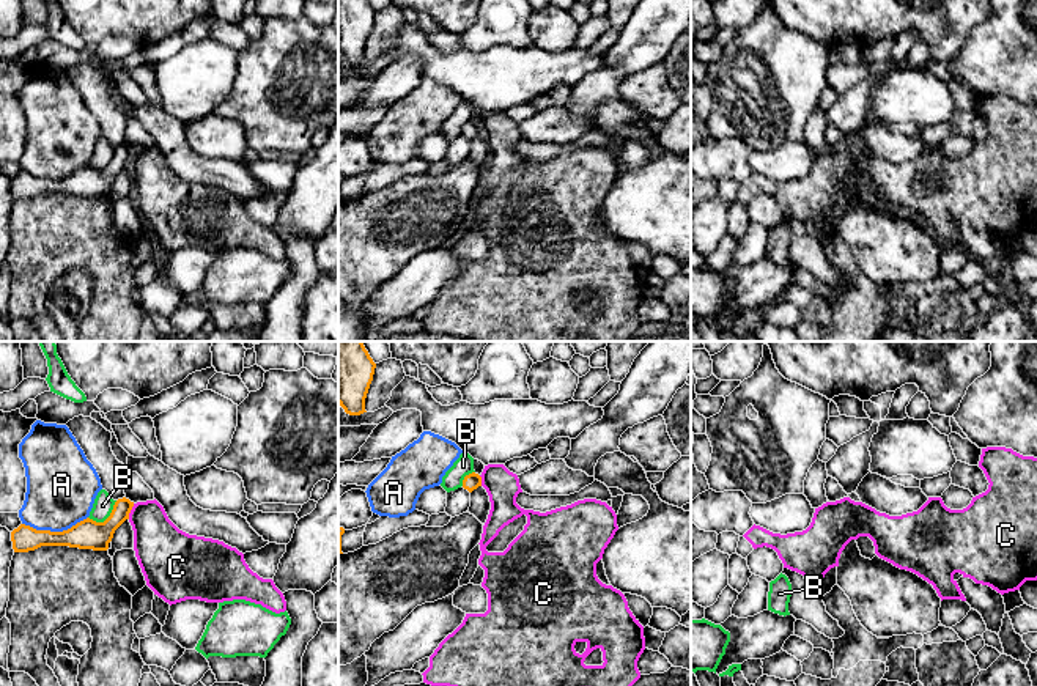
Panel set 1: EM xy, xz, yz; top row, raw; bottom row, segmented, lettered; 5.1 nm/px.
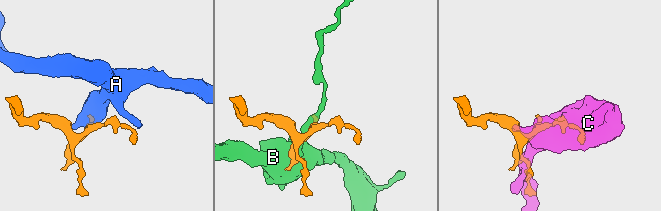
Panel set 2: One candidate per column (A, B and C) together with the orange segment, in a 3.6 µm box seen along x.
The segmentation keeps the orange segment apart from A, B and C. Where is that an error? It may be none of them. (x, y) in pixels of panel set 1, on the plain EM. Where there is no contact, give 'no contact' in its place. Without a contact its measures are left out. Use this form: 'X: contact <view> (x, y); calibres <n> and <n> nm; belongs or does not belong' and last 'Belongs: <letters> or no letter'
A: contact xy (54, 180); calibres 150 and 360 nm; does not belong
B: contact xy (107, 165); calibres 150 and 100 nm; does not belong
C: contact xy (129, 159); calibres 150 and 280 nm; does not belong
Belongs: no letter

